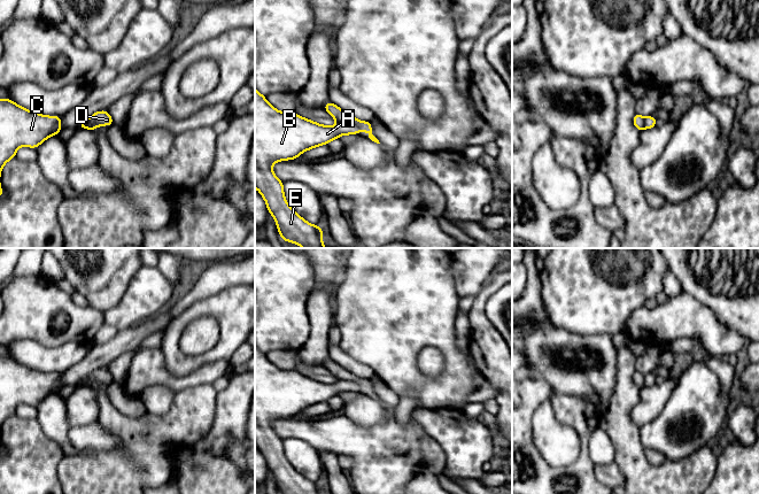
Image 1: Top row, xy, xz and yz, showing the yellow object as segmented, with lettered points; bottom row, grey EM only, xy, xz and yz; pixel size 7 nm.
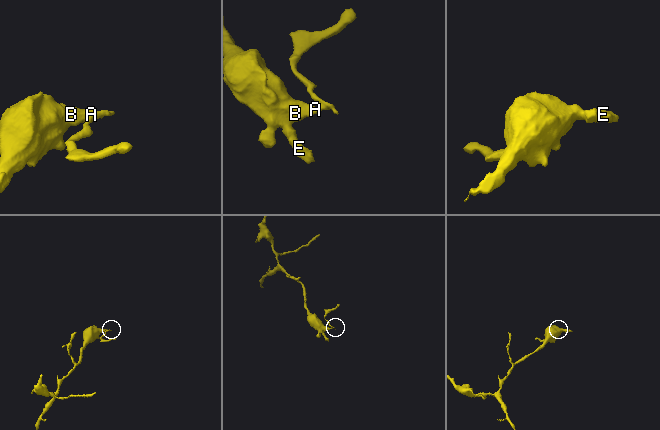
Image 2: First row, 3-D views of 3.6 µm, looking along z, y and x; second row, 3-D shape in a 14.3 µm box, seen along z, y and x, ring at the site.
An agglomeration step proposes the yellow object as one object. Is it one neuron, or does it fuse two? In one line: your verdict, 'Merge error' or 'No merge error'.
Merge error

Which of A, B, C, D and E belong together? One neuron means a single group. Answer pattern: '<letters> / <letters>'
A B C E / D

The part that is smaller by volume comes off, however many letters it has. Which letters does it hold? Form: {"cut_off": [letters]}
{"cut_off": ["D"]}

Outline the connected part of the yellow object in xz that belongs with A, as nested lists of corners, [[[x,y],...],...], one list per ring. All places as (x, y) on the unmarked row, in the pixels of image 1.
[[[255,346],[255,445],[265,457],[269,470],[274,474],[280,494],[322,494],[324,488],[320,484],[303,477],[287,461],[284,453],[284,439],[276,434],[272,422],[279,418],[294,417],[305,408],[327,402],[346,392],[359,392],[359,387],[349,380],[325,384],[301,375],[296,370],[279,369]]]

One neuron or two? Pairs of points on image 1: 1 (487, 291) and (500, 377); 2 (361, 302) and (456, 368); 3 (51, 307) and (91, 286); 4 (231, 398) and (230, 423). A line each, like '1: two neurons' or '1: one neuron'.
1: one neuron
2: one neuron
3: two neurons
4: one neuron

